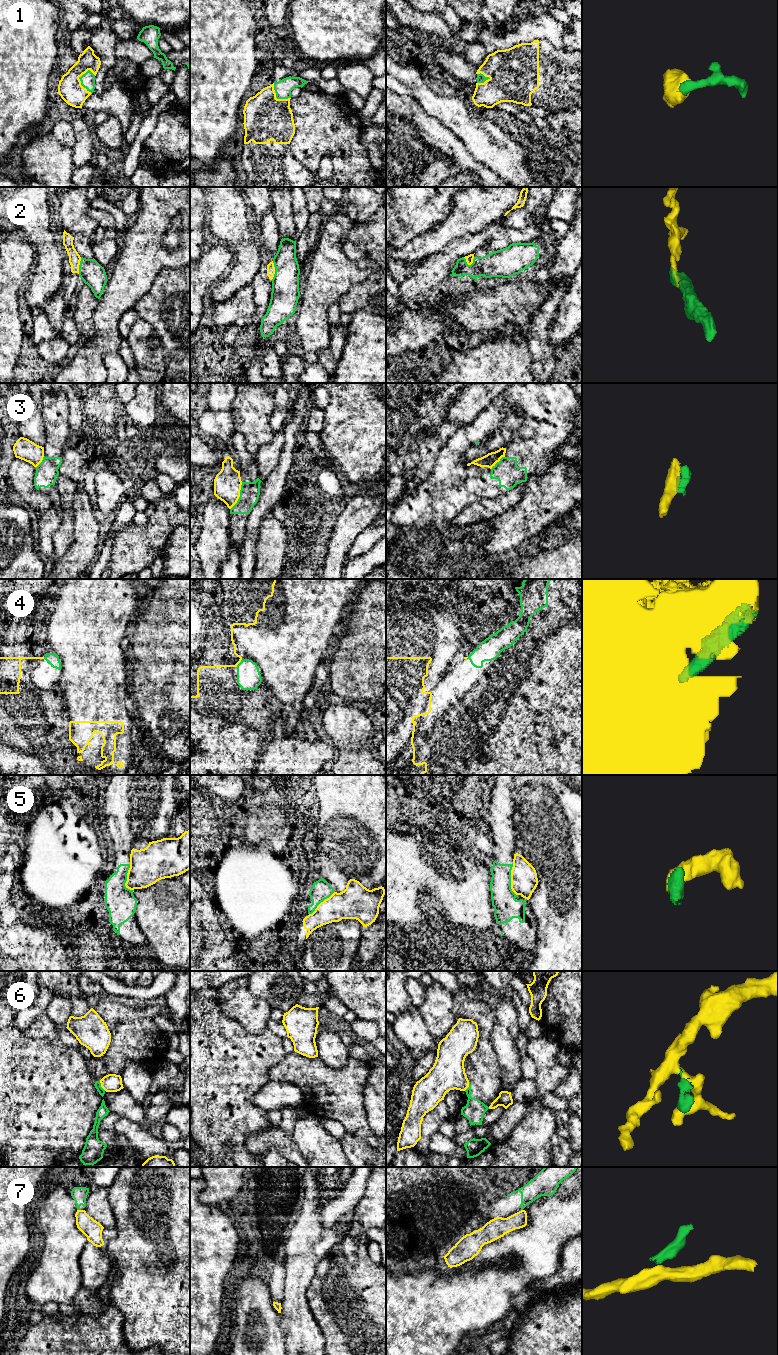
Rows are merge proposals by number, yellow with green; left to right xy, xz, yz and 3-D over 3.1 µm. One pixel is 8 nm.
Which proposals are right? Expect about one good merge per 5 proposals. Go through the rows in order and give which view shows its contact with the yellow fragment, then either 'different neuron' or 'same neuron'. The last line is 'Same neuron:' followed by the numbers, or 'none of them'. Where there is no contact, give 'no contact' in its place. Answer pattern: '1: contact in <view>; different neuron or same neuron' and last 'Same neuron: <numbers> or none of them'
1: contact in xy; same neuron
2: contact in xz; different neuron
3: contact in xz; different neuron
4: contact in xz; different neuron
5: contact in yz; different neuron
6: contact in xy; different neuron
7: contact in xy; different neuron
Same neuron: 1

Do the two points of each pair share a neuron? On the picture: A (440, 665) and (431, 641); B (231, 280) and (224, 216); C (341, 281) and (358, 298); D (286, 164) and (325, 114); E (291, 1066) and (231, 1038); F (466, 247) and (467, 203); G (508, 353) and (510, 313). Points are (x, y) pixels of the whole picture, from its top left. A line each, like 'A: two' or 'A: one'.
A: two
B: one
C: two
D: two
E: two
F: two
G: two

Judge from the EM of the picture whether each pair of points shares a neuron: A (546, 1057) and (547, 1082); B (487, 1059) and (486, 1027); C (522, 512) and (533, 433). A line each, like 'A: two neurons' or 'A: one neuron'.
A: one neuron
B: one neuron
C: two neurons

